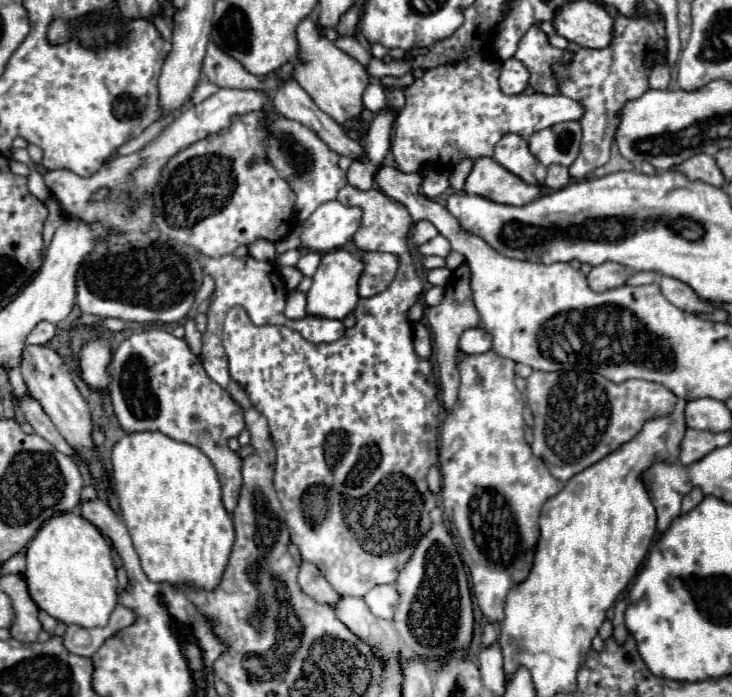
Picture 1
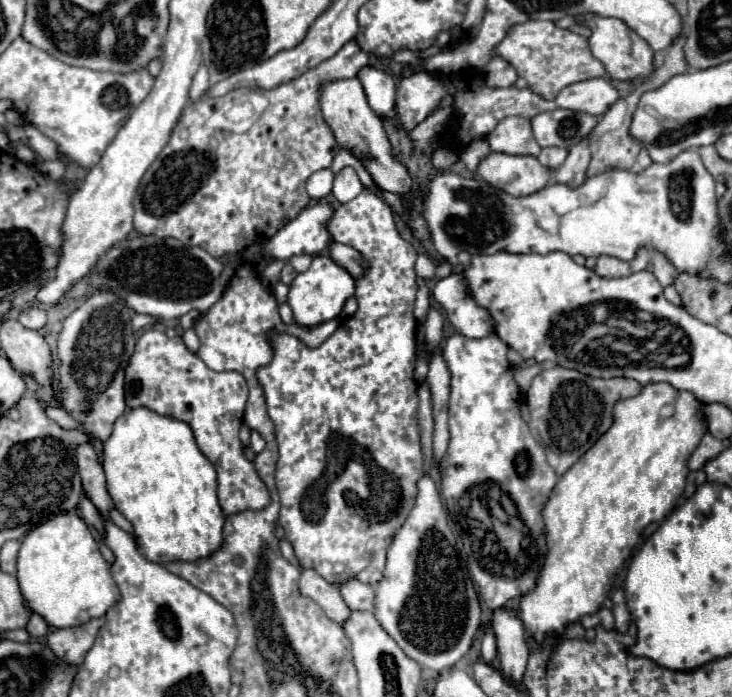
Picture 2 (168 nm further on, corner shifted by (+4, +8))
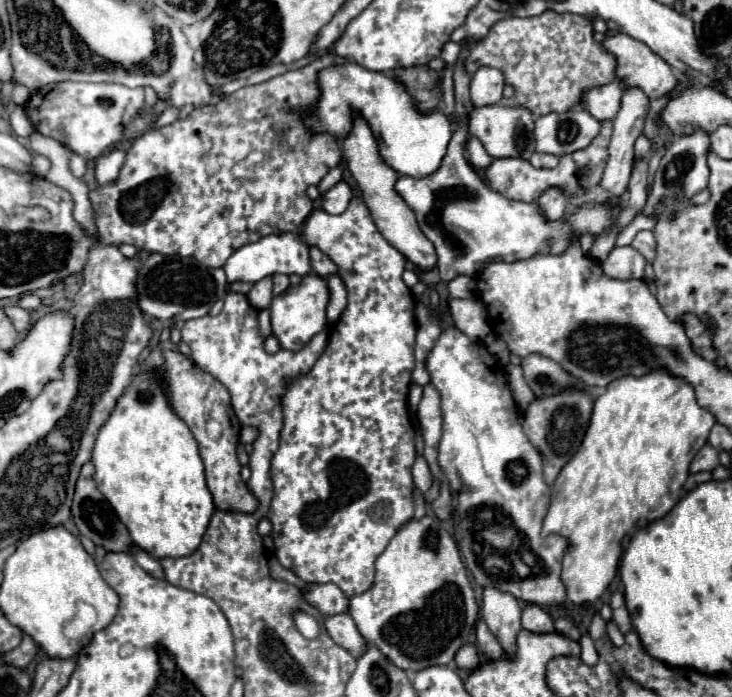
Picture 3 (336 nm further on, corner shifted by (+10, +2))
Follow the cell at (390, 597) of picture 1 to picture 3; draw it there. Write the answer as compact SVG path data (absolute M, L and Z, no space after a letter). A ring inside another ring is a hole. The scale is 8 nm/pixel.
M306 584L302 598L324 616L348 612L348 598L336 584Z

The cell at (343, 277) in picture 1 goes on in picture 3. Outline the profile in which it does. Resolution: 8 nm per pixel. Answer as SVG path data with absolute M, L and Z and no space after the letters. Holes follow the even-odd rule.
M308 274L298 286L290 286L284 294L274 296L270 304L270 324L272 334L276 336L280 348L284 350L302 350L312 336L316 336L326 326L326 304L328 304L328 286L326 280Z

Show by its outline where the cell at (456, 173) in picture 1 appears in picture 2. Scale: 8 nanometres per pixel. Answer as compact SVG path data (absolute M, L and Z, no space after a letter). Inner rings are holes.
M482 138L482 140L474 140L472 144L468 144L464 148L464 152L460 154L460 160L472 172L472 170L476 170L476 166L480 164L480 160L486 158L488 154L490 154L490 146L488 146L486 138Z

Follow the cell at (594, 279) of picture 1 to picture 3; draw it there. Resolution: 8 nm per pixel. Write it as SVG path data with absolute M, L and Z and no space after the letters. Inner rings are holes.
M616 246L606 258L606 262L602 262L604 274L618 280L644 278L644 268L646 268L644 256L632 246Z

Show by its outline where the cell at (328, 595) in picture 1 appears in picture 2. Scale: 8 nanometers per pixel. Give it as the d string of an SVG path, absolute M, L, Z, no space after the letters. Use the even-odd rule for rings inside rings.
M302 570L300 574L300 592L308 598L312 598L334 622L344 622L350 614L350 608L346 608L346 602L342 600L340 588L336 584L326 582L318 572L314 570Z

